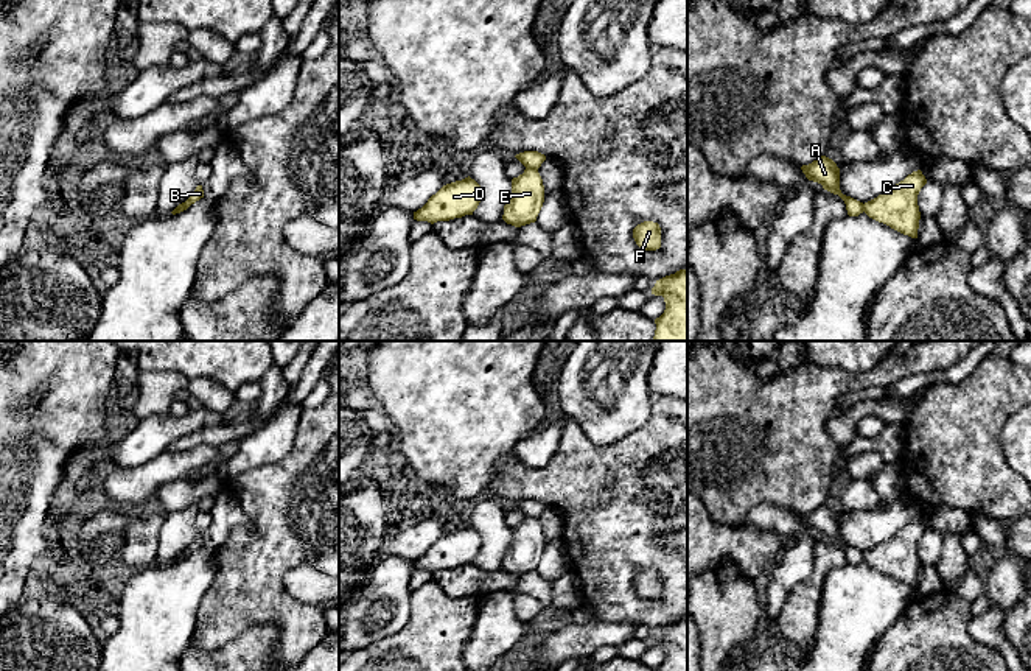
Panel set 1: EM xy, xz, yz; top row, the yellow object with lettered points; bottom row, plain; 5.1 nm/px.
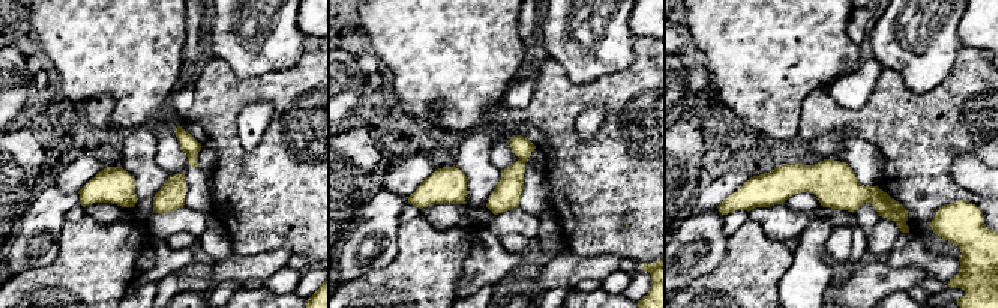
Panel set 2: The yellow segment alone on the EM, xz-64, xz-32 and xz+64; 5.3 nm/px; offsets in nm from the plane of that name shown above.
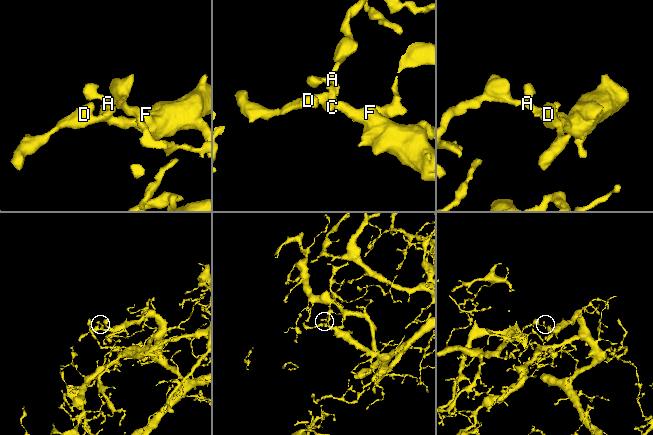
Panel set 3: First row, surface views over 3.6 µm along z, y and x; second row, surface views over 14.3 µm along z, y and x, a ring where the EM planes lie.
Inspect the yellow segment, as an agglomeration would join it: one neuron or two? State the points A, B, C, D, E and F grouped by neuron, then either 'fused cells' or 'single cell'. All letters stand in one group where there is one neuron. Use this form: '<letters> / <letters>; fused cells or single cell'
A B / C D E F; fused cells

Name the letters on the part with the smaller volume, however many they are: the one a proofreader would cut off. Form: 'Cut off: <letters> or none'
Cut off: A, B

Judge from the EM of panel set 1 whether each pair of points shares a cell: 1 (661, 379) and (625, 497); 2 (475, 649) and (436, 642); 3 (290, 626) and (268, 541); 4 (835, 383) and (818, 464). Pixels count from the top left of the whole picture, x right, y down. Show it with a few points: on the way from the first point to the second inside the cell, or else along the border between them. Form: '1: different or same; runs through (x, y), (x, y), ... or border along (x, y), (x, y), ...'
1: different; border along (671, 396), (653, 397)
2: different; border along (478, 614), (475, 629), (462, 654)
3: same; runs through (274, 604), (268, 598), (268, 562)
4: same; runs through (815, 404), (815, 444)

